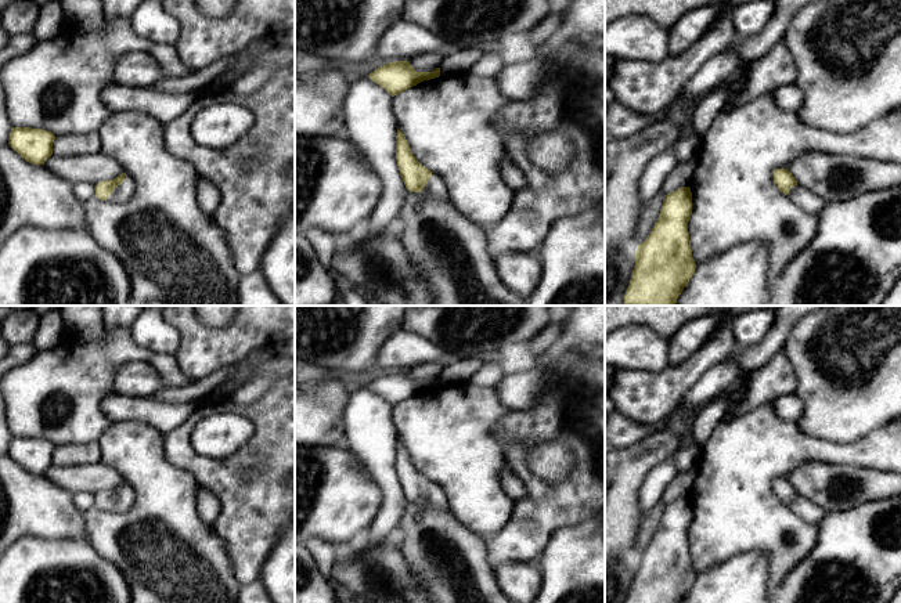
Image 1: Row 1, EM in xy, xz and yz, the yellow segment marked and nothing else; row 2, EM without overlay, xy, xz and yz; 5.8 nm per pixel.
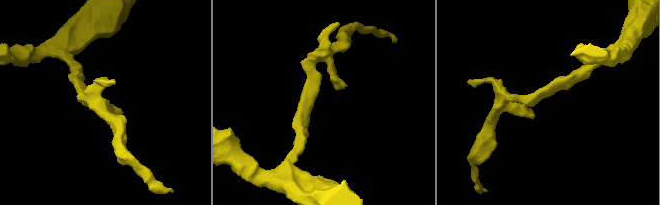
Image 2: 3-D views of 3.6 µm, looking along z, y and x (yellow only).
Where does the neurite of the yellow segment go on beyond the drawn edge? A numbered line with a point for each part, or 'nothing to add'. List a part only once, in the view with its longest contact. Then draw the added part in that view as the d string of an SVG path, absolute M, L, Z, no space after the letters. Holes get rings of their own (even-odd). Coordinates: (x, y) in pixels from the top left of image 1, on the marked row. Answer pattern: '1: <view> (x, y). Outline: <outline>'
1: xy (123, 192). Outline: M126 174L125 181L115 188L107 201L109 202L127 202L131 199L136 189L134 180Z

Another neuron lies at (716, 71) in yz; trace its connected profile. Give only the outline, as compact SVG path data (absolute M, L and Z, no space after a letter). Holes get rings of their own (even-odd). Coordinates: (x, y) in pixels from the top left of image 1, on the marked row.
M727 48L709 58L684 84L677 101L699 101L702 97L728 83L729 76L743 66L742 58Z

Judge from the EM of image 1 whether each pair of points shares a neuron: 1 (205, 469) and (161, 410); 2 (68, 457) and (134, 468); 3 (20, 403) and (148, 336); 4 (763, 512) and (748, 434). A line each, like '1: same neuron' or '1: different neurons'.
1: different neurons
2: different neurons
3: different neurons
4: same neuron

